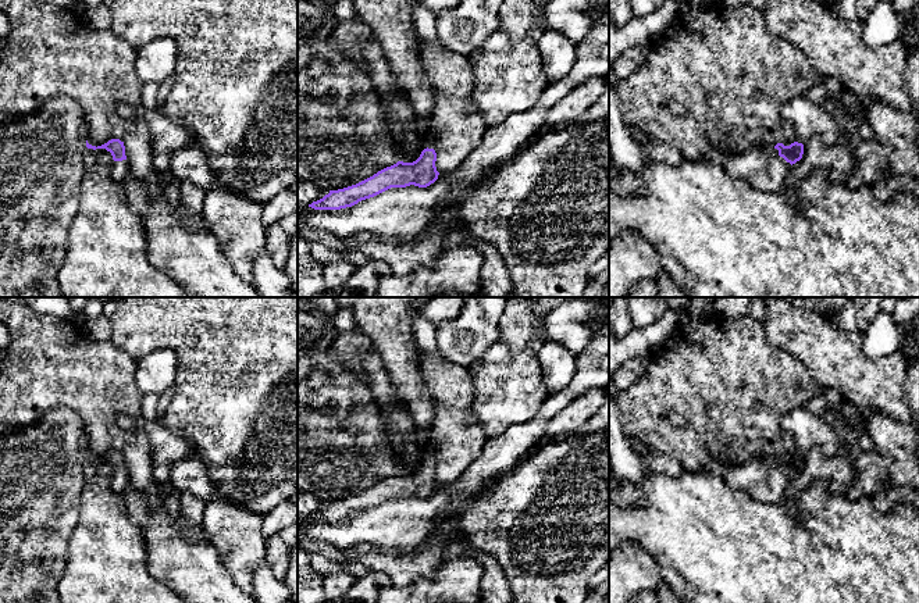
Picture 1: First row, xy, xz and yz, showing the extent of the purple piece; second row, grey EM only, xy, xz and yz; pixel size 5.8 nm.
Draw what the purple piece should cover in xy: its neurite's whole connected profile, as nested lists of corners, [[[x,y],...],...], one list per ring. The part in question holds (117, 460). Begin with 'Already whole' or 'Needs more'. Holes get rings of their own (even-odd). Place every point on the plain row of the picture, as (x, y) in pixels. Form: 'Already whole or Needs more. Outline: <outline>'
Needs more. Outline: [[[111,450],[107,454],[96,459],[89,456],[86,452],[86,459],[93,461],[106,460],[107,463],[110,463],[114,471],[111,477],[111,488],[117,493],[121,493],[121,495],[124,493],[129,482],[129,474],[127,472],[124,453],[121,453],[120,450]]]

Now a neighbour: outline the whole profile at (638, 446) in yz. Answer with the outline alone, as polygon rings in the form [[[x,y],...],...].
[[[628,438],[633,453],[635,454],[651,454],[653,452],[652,446],[644,442],[641,438]]]

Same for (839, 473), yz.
[[[812,447],[804,454],[802,470],[787,484],[783,499],[792,500],[818,481],[824,481],[833,495],[847,493],[854,479],[854,463],[838,453],[831,456],[823,449]]]

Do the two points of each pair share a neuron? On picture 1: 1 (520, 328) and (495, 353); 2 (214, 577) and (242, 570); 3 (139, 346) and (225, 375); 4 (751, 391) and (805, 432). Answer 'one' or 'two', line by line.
1: two
2: two
3: one
4: two

